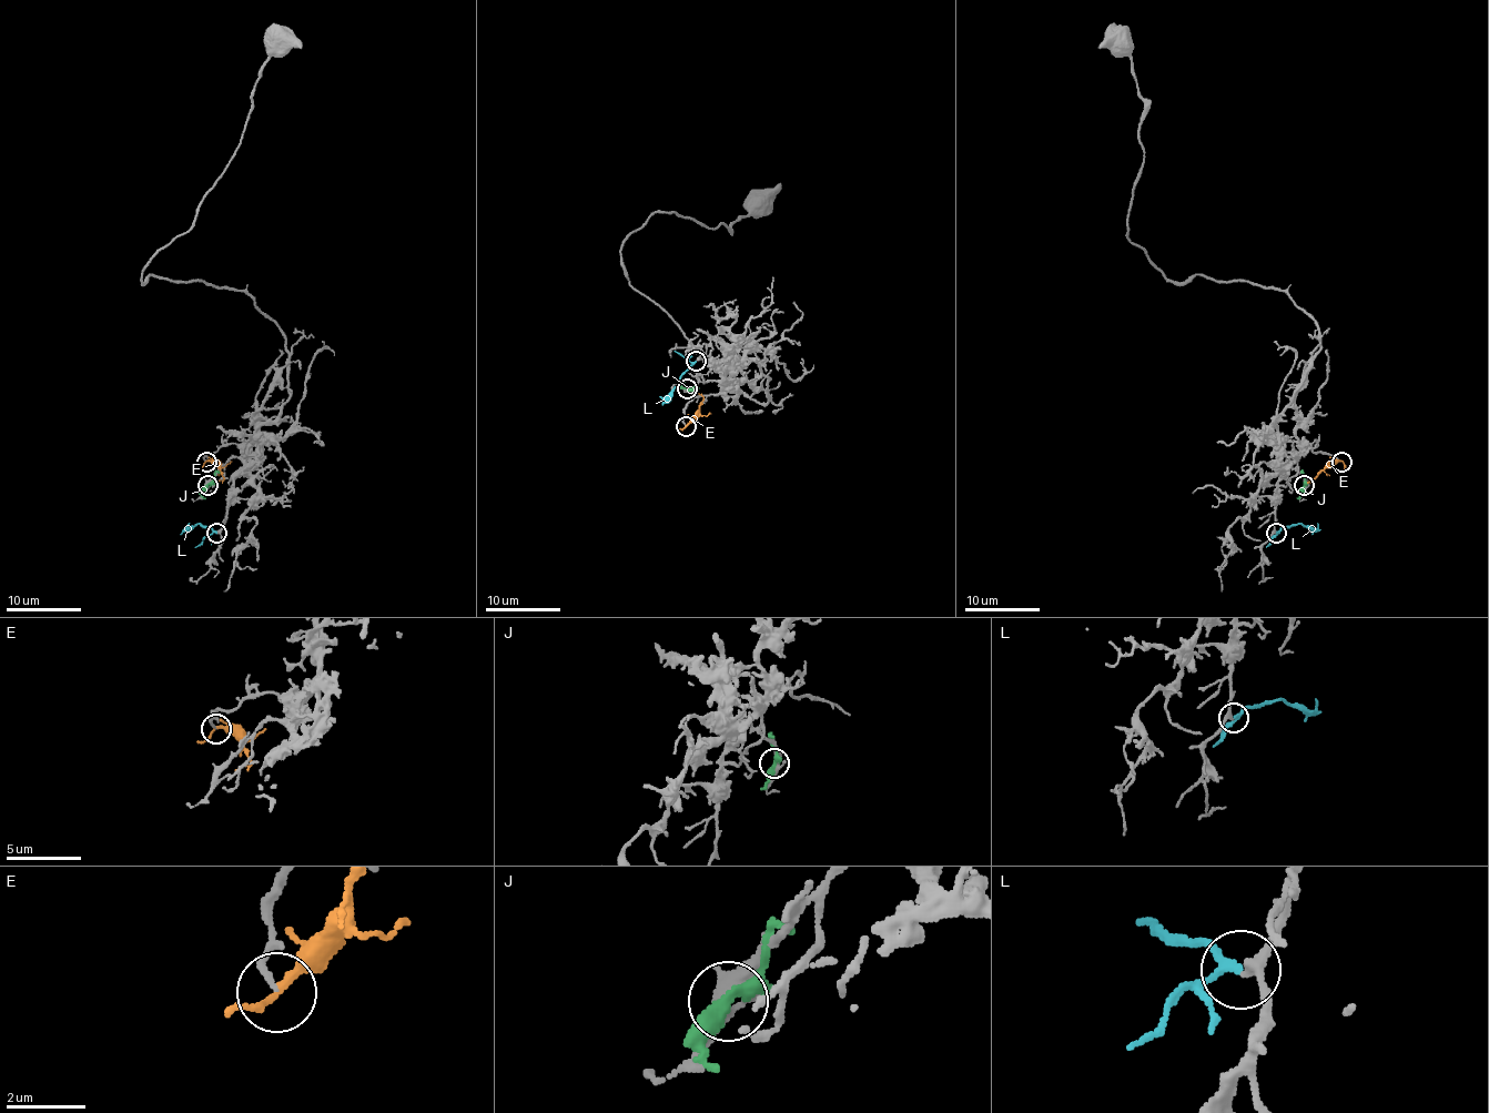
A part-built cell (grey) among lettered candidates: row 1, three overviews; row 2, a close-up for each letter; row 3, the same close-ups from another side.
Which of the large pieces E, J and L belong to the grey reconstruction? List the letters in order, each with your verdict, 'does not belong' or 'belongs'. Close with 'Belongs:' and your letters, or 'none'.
E: does not belong
J: does not belong
L: belongs
Belongs: L

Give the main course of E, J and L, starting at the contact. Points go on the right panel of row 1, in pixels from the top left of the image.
E: (1341, 462), (1334, 462), (1307, 483)
J: (1304, 486), (1300, 471)
L: (1276, 533), (1295, 524), (1315, 529), (1319, 524)

